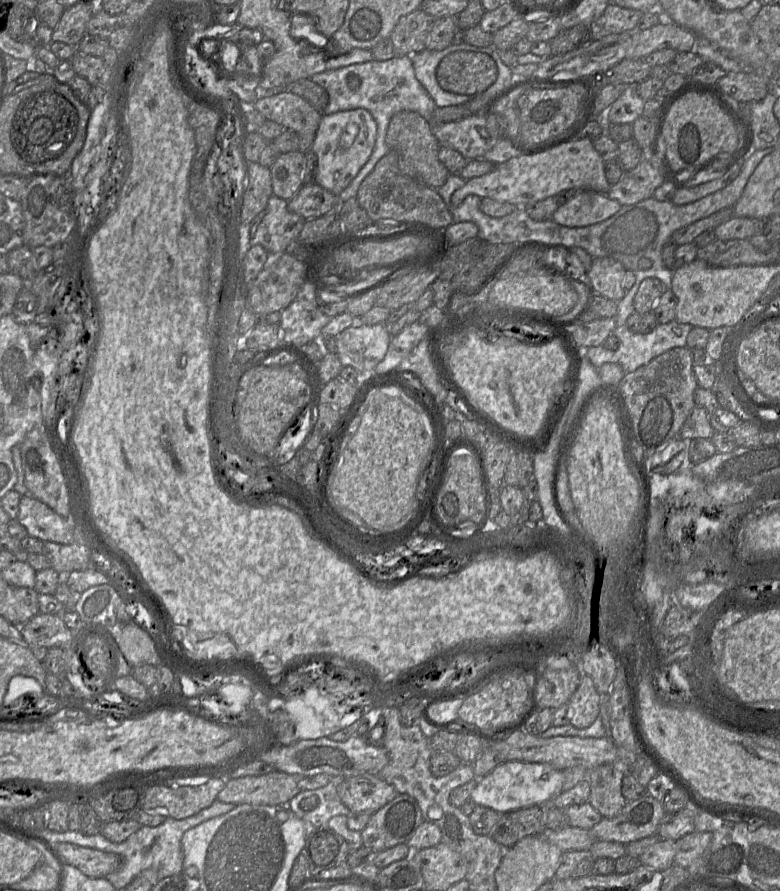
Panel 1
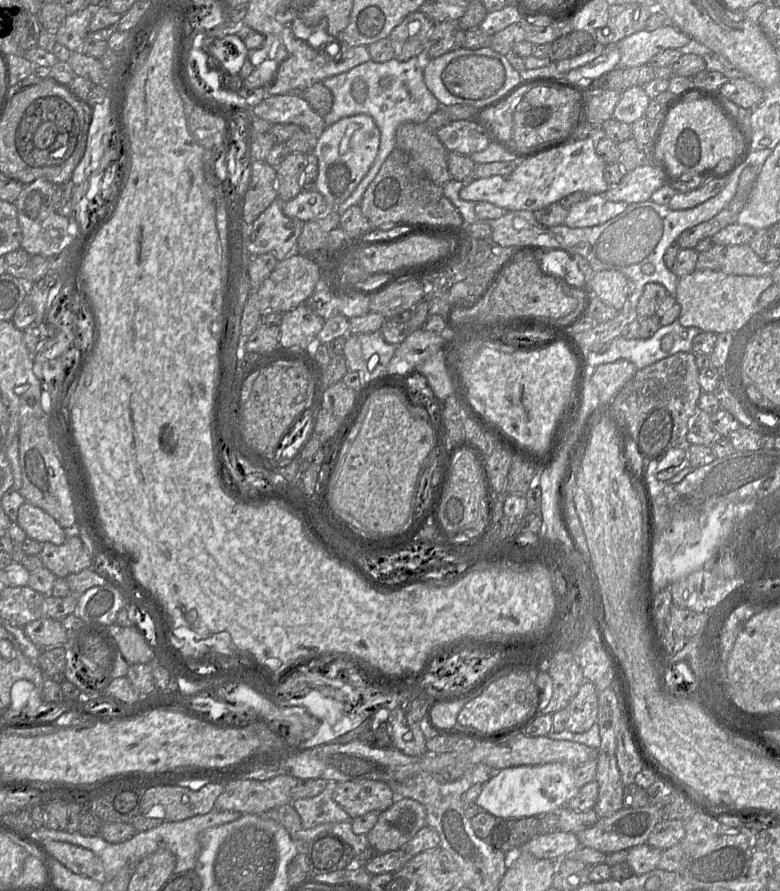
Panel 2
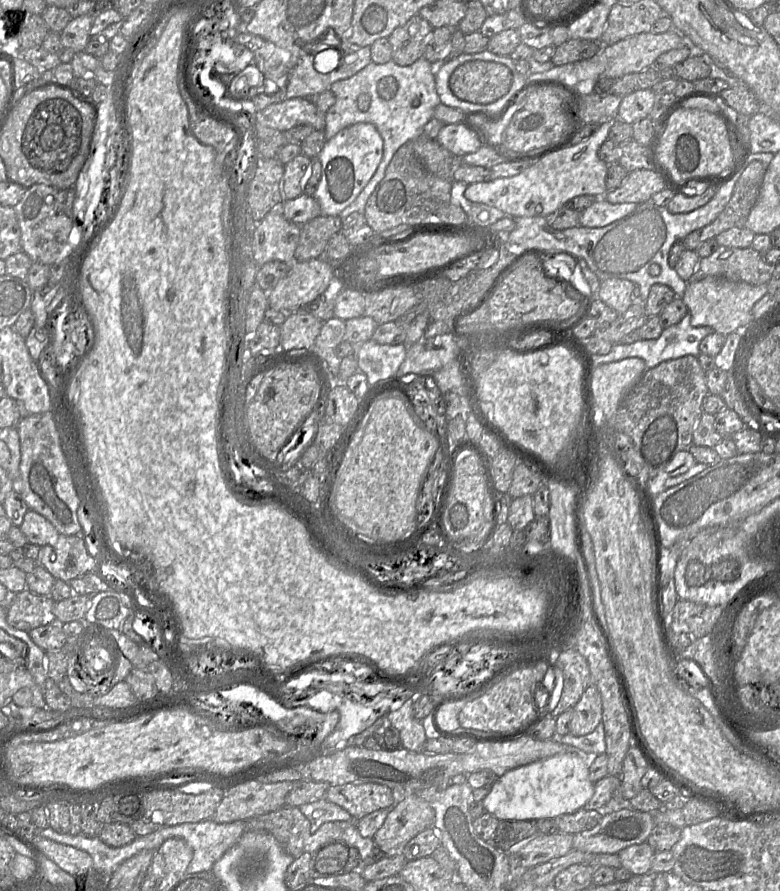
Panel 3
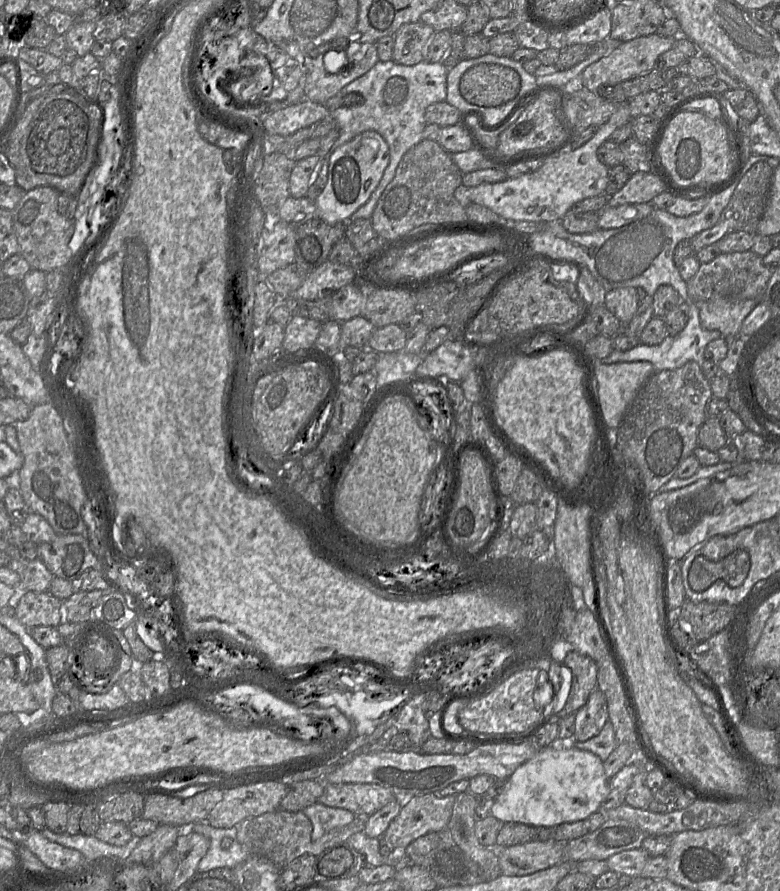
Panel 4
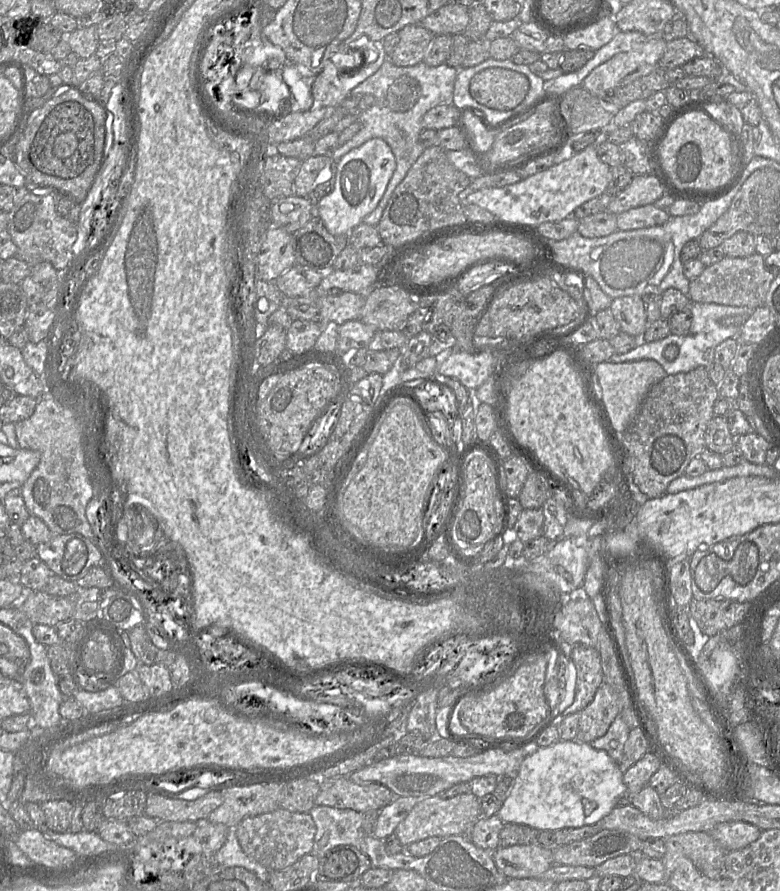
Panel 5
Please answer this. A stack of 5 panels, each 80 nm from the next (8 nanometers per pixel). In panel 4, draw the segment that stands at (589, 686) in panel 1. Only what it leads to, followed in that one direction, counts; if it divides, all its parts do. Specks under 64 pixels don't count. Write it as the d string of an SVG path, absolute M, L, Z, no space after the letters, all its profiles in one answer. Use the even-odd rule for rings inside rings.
M595 688L587 702L575 712L574 740L588 740L602 730L608 720L607 701L604 693Z

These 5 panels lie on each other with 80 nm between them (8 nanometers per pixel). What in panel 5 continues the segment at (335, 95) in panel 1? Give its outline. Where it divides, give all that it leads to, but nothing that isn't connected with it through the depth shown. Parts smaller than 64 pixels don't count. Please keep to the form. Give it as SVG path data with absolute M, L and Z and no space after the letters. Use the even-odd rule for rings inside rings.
M386 59L382 66L372 76L356 86L350 96L371 94L374 96L372 105L359 113L361 129L352 139L339 146L331 158L335 163L348 153L372 138L383 139L392 149L396 160L396 169L378 206L368 214L363 223L377 227L382 214L395 190L405 178L411 166L424 151L420 141L422 132L422 117L430 109L444 104L452 104L454 84L458 69L443 63L432 67L424 61L407 67L399 67Z

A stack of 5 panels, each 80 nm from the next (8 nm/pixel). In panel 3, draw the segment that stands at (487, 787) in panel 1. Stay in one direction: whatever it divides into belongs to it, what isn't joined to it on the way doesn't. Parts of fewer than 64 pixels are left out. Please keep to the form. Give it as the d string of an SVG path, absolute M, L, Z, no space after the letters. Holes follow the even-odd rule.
M566 752L521 765L497 777L482 803L485 811L499 820L556 818L583 808L593 794L589 757L581 752Z

